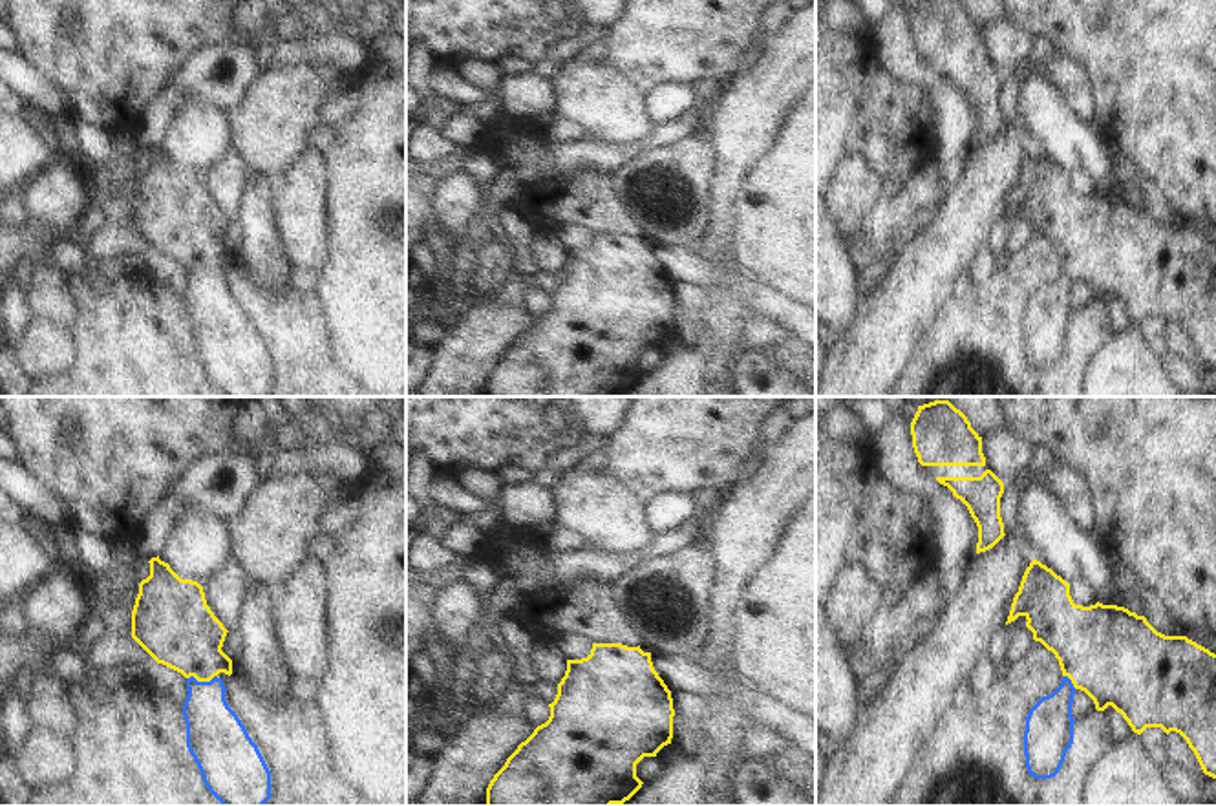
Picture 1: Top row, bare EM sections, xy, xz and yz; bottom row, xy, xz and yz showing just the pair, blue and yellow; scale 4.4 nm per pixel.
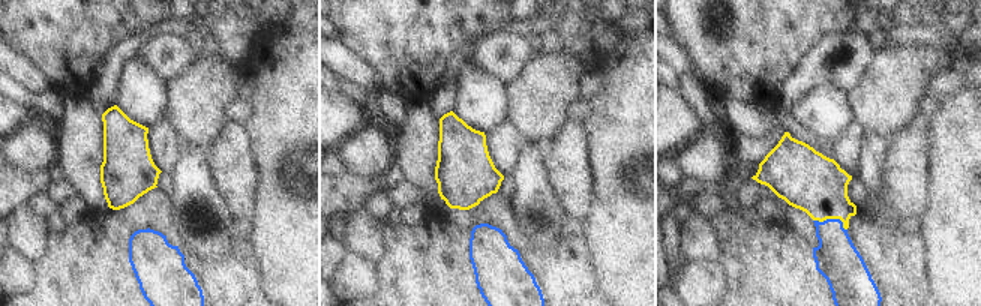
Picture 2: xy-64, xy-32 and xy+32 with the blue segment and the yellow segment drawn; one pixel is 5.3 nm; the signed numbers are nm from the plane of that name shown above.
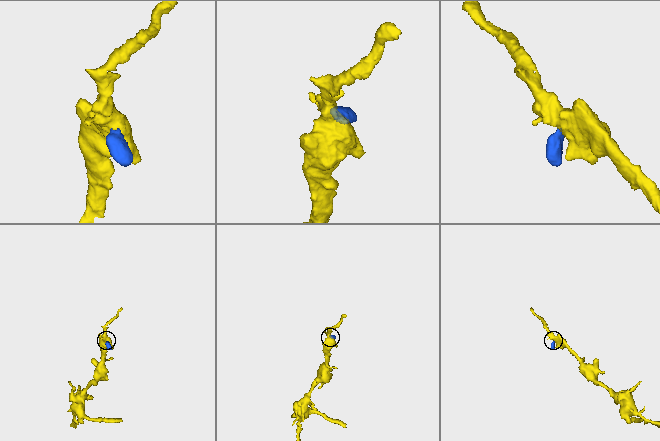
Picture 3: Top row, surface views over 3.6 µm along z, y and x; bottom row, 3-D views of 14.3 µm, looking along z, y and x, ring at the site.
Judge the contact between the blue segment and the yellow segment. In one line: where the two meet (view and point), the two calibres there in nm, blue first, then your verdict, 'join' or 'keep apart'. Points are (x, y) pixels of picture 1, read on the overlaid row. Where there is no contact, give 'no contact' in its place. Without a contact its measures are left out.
meets blue in xy at (203, 682); 260 nm thick on the blue side, 320 nm on the other; join

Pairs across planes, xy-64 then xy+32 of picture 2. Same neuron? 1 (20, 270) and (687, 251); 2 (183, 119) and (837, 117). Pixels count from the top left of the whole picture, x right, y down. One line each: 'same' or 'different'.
1: different
2: different

